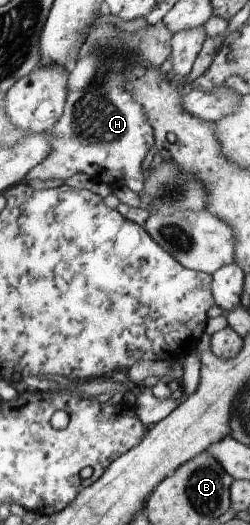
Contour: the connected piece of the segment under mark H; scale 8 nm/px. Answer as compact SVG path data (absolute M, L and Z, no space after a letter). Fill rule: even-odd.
M159 21L137 33L122 32L106 48L84 51L75 69L69 73L64 113L48 131L52 141L49 154L25 175L24 182L68 179L76 173L86 173L95 182L106 182L113 189L128 187L142 196L146 178L142 161L146 153L154 149L154 134L142 106L125 88L125 71L129 71L132 62L140 62L145 67L160 67L171 54L173 35Z

